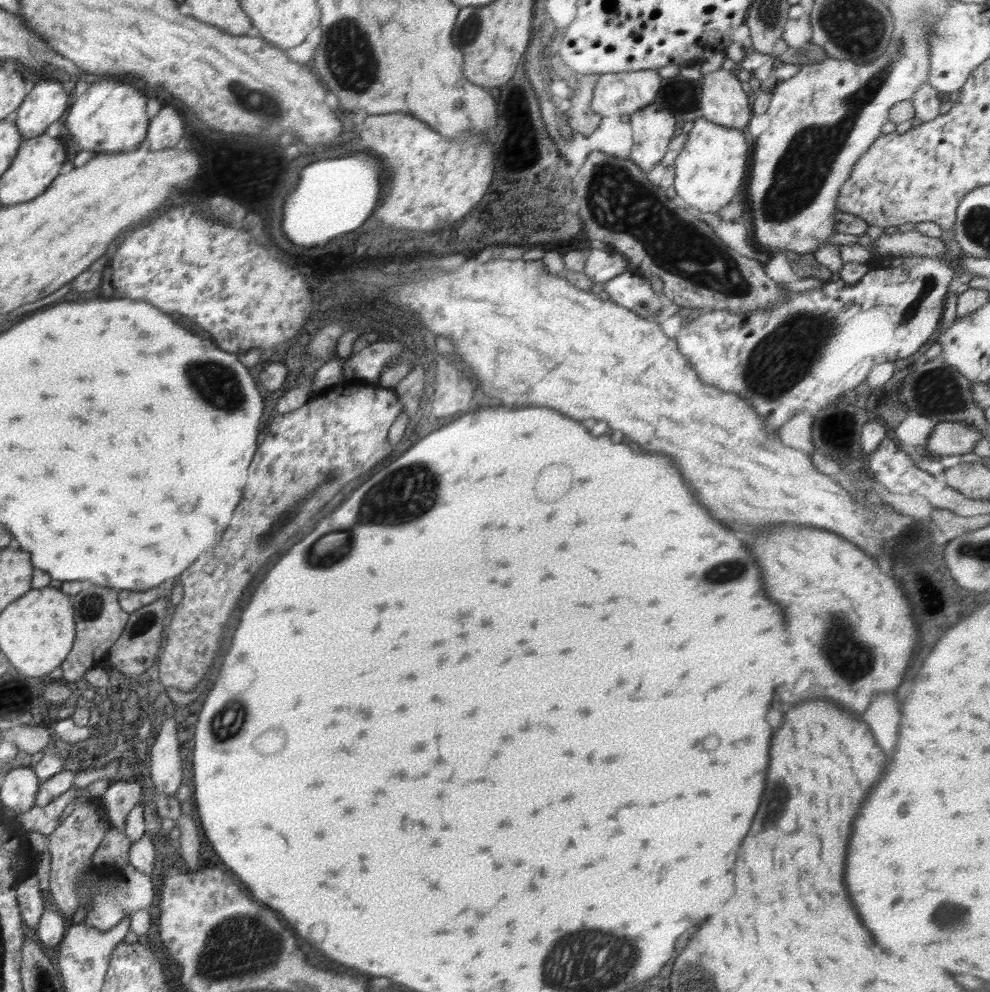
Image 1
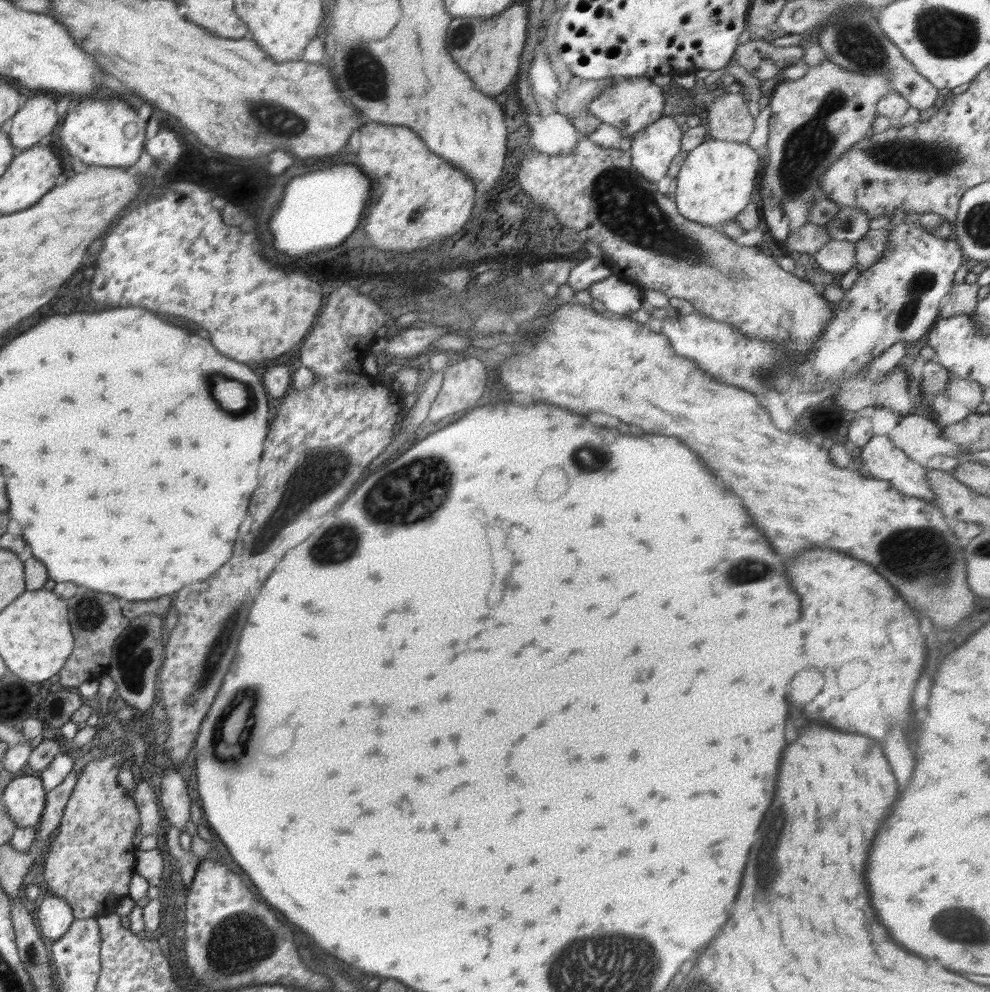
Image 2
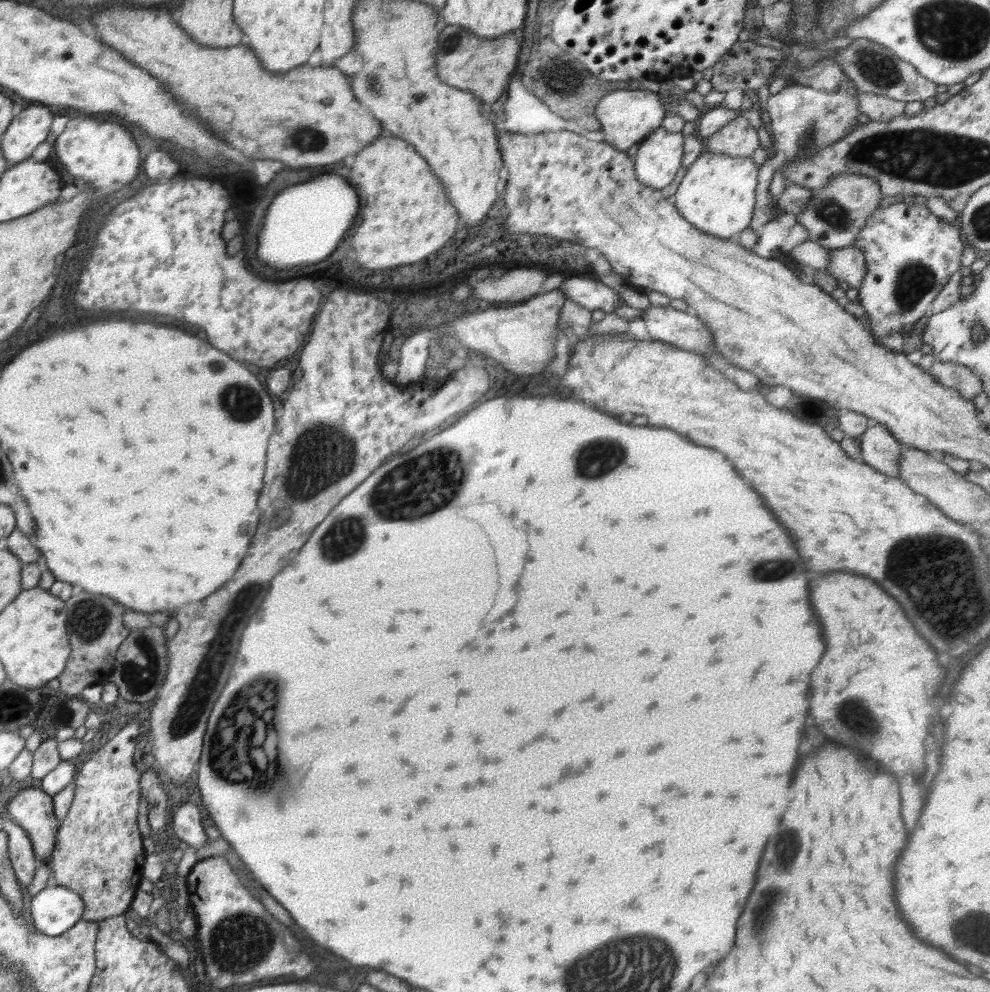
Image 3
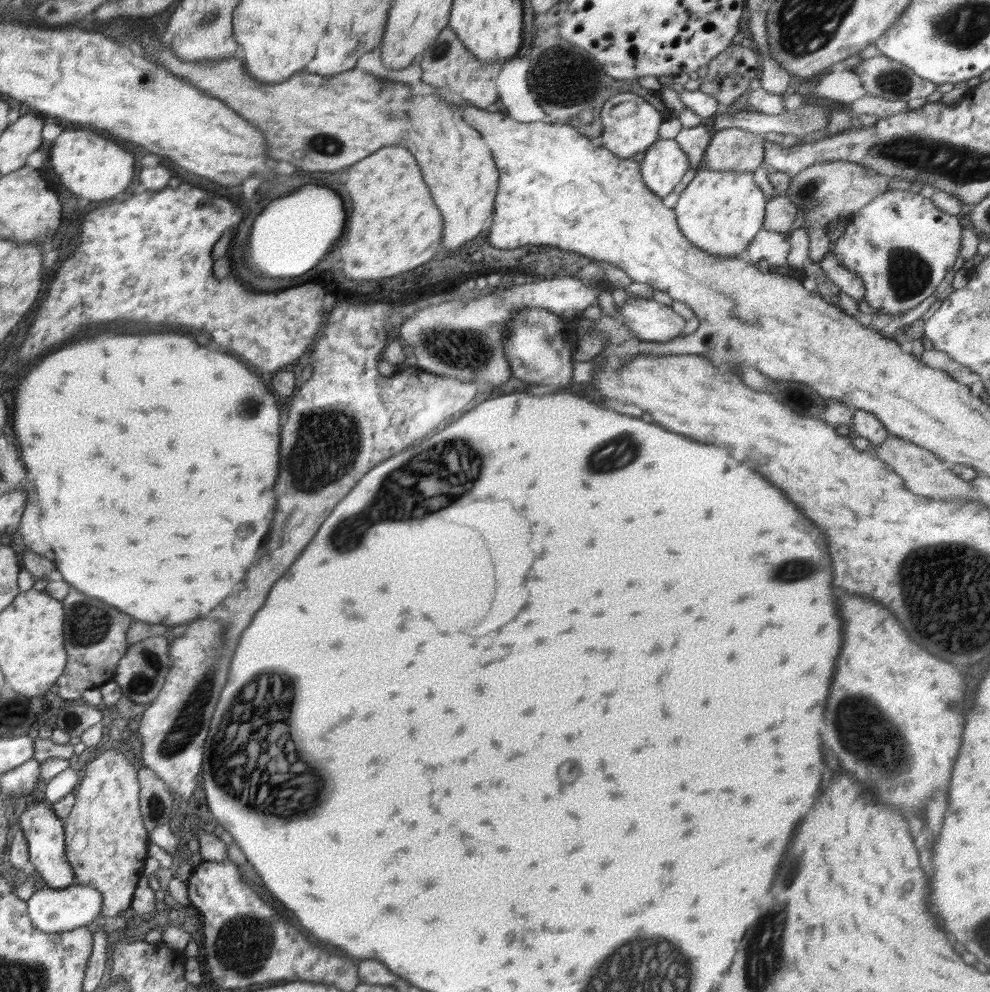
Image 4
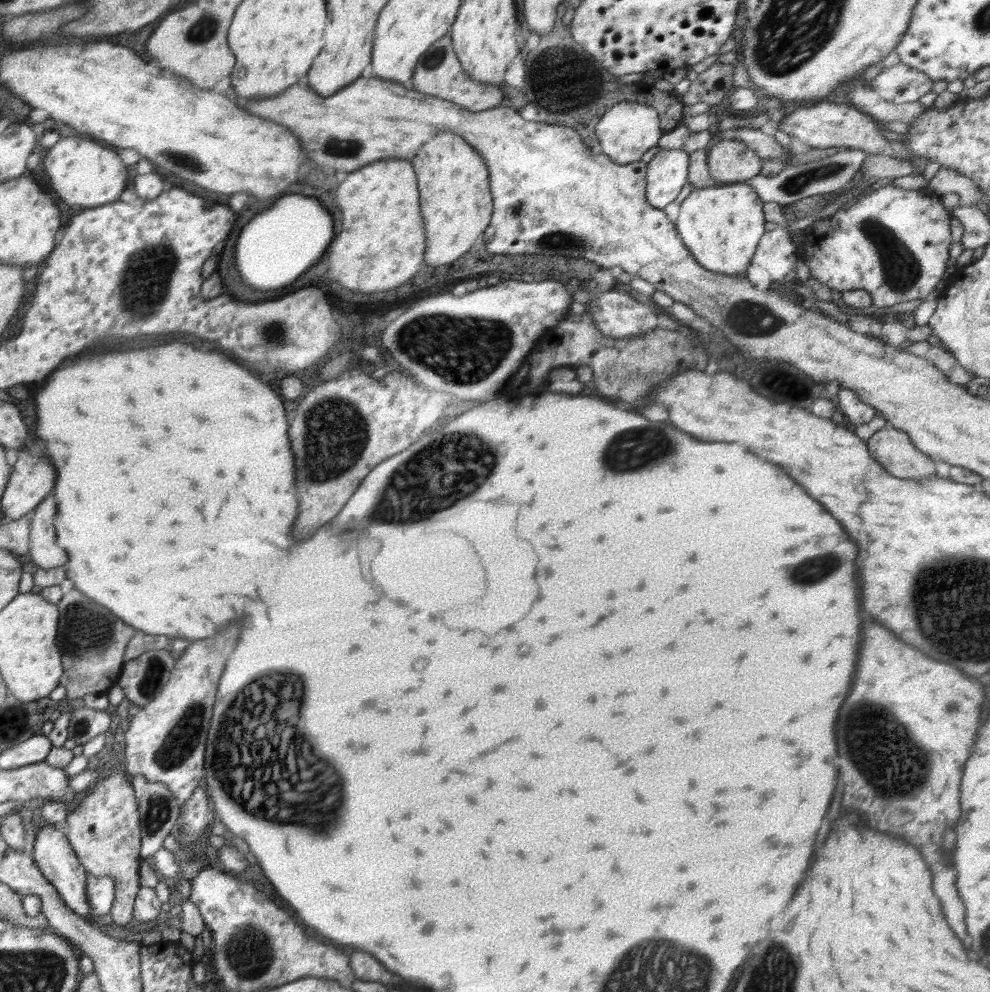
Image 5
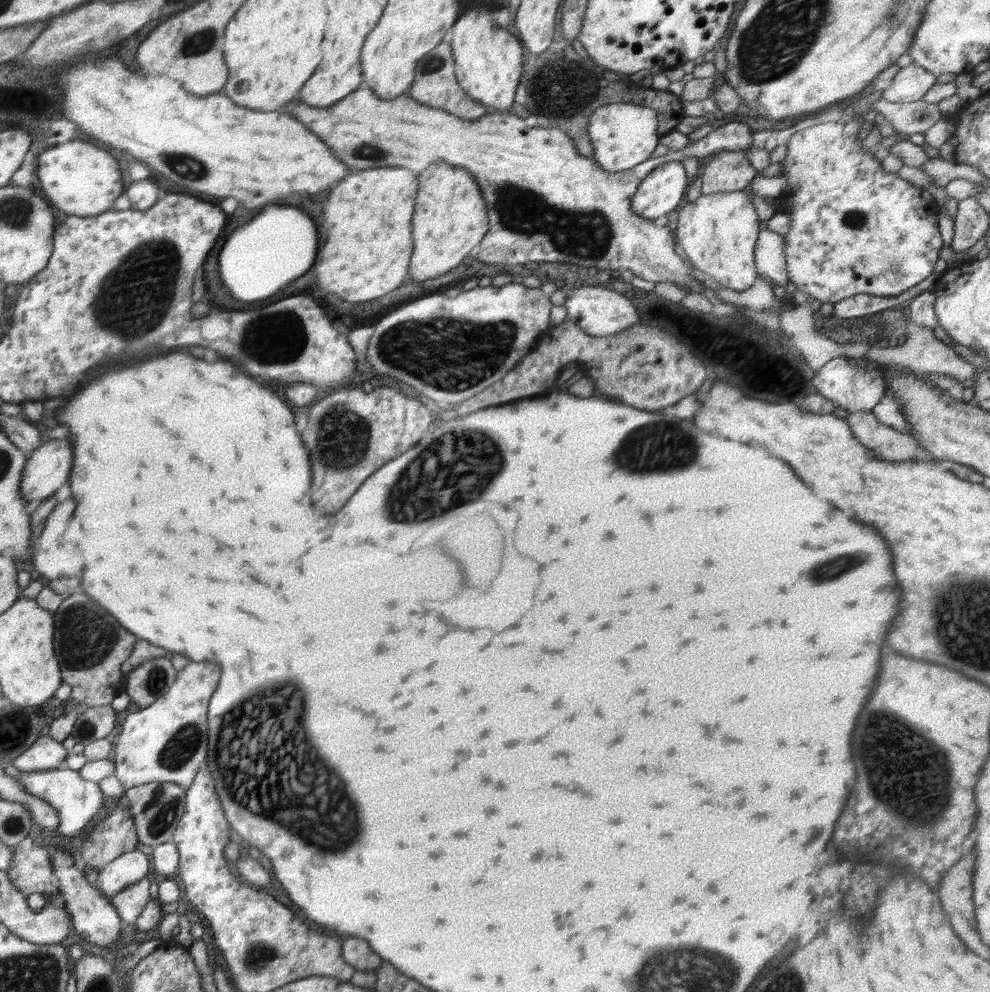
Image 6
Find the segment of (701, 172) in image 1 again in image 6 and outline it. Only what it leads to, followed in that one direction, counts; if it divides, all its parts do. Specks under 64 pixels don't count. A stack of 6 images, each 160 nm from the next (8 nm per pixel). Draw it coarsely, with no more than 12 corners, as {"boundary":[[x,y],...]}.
{"boundary":[[744,191],[683,202],[676,247],[711,288],[760,277]]}

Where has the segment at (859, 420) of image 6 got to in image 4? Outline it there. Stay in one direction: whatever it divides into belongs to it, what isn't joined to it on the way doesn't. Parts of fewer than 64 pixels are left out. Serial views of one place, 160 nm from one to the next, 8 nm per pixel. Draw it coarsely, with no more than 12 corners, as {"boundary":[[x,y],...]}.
{"boundary":[[898,436],[872,453],[908,490],[940,500],[972,499],[951,464]]}

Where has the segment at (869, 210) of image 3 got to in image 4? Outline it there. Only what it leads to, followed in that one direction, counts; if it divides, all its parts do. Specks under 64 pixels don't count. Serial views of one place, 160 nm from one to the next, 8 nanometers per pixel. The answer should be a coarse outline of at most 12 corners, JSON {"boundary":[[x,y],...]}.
{"boundary":[[847,160],[791,177],[785,196],[801,211],[810,262],[831,242],[829,222],[850,224],[887,176]]}

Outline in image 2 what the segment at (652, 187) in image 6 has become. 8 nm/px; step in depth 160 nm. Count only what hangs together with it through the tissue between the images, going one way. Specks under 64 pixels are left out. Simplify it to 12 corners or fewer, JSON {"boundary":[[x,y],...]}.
{"boundary":[[671,112],[634,134],[632,166],[657,183],[684,135]]}

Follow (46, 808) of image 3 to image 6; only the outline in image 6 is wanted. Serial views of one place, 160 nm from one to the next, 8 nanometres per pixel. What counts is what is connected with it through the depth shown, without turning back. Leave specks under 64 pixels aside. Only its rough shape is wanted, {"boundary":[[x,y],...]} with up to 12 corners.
{"boundary":[[58,849],[53,876],[73,931],[110,949],[124,927],[120,914]]}

